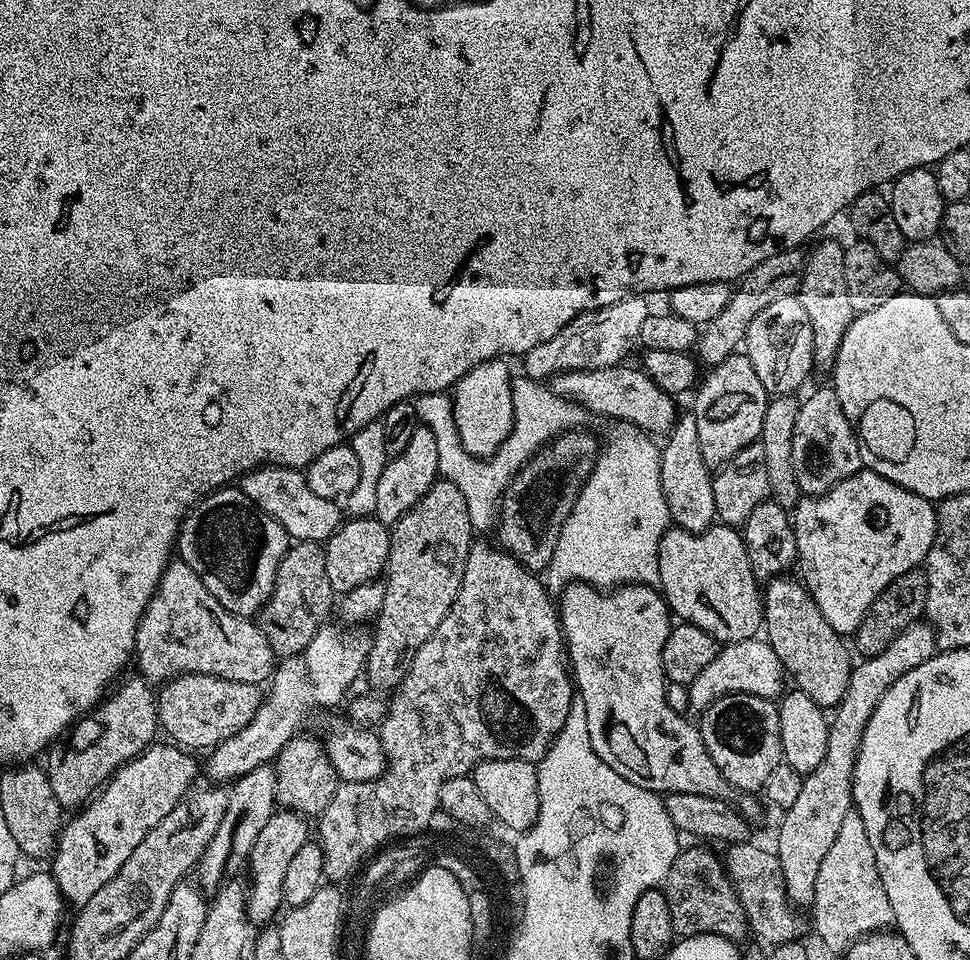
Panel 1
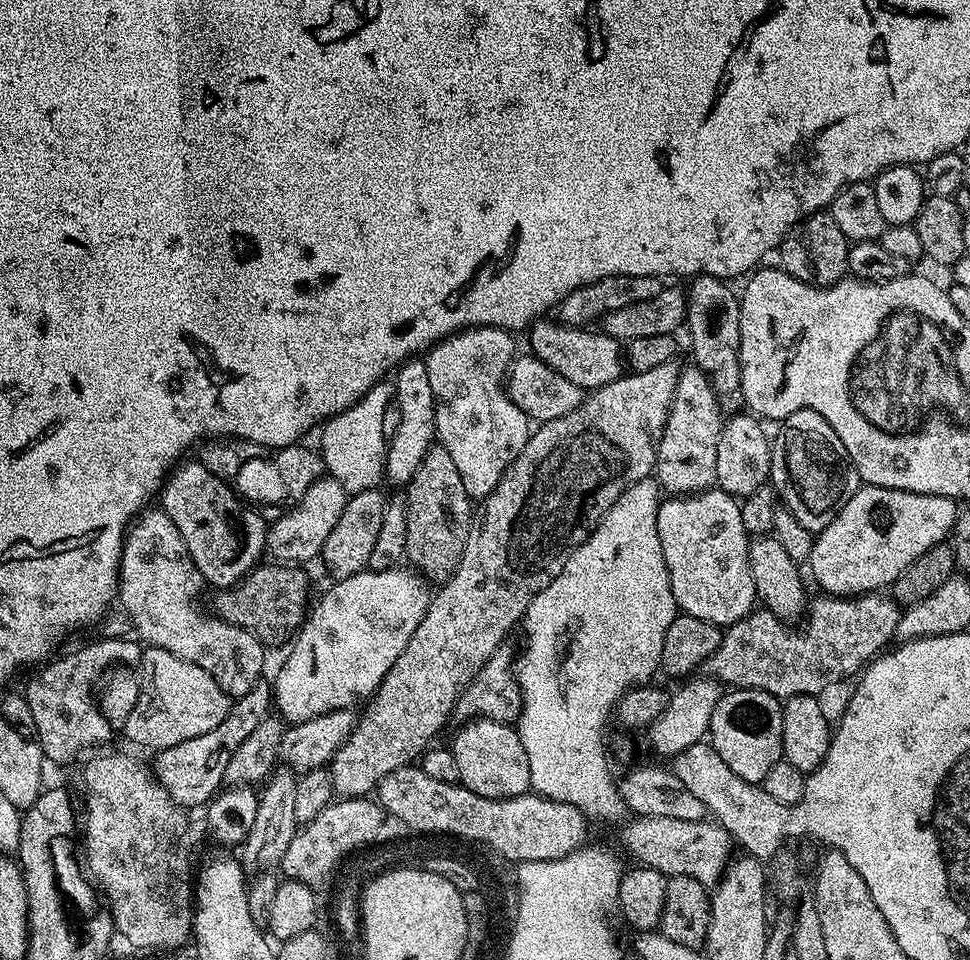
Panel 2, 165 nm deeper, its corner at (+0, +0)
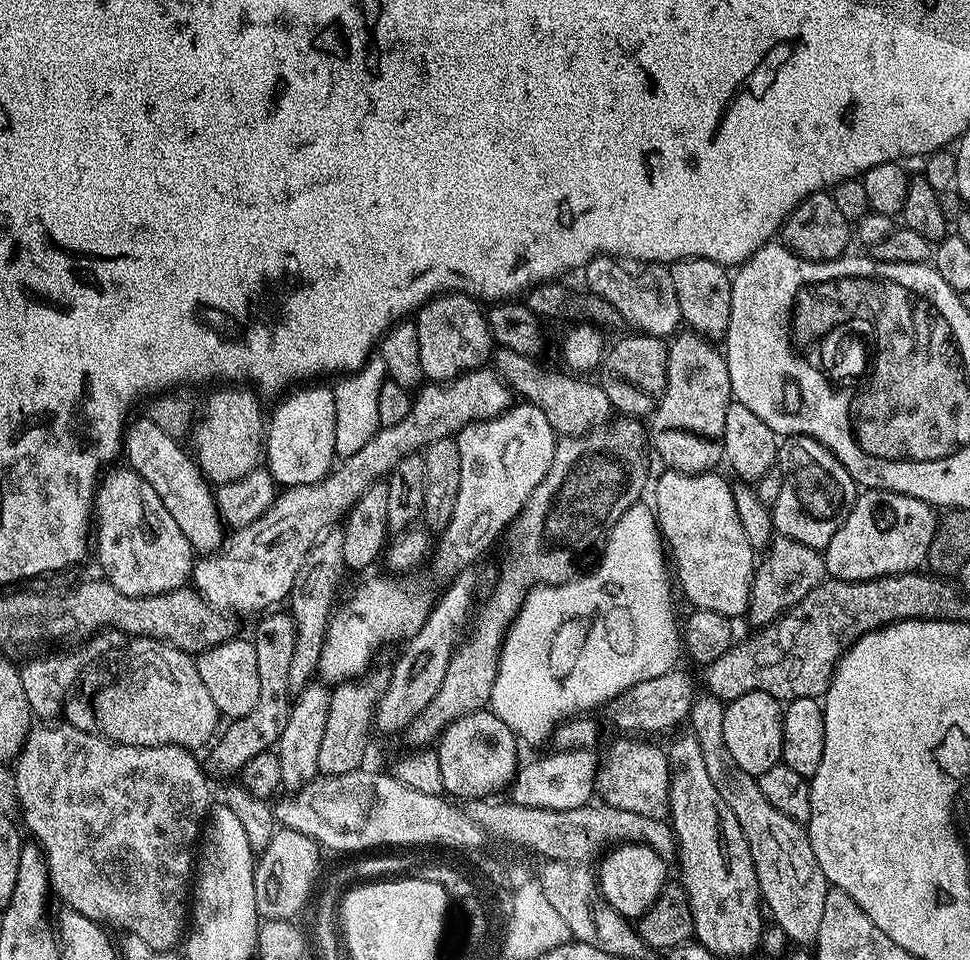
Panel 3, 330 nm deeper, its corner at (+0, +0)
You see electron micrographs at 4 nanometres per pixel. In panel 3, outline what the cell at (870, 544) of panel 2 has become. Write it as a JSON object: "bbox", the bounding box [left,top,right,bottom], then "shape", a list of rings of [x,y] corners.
{"bbox":[823,490,938,580],"shape":[[[864,490],[852,501],[840,529],[830,538],[827,548],[823,549],[824,567],[833,580],[873,580],[879,576],[897,576],[900,572],[917,571],[927,561],[930,542],[938,516],[933,505],[922,502],[913,496],[885,492],[883,490]]]}

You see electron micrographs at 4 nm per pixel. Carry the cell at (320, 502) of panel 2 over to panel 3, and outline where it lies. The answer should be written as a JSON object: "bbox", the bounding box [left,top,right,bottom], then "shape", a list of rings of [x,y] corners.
{"bbox":[190,366,513,614],"shape":[[[488,366],[476,368],[472,372],[463,372],[461,376],[455,376],[453,380],[425,383],[415,393],[410,414],[406,414],[402,422],[389,428],[381,427],[357,453],[343,457],[338,467],[318,482],[284,488],[257,520],[247,524],[245,528],[235,529],[221,547],[201,555],[195,561],[190,573],[191,583],[212,607],[227,610],[232,614],[237,614],[236,612],[260,614],[279,605],[276,604],[279,600],[287,601],[292,595],[292,583],[298,574],[298,566],[302,566],[302,558],[306,558],[310,546],[315,544],[329,528],[343,521],[348,511],[354,506],[354,502],[362,498],[362,494],[371,484],[387,477],[403,456],[420,452],[438,438],[455,437],[465,426],[475,424],[477,420],[489,420],[499,416],[501,412],[507,412],[513,403],[512,389],[501,380],[495,370]]]}

